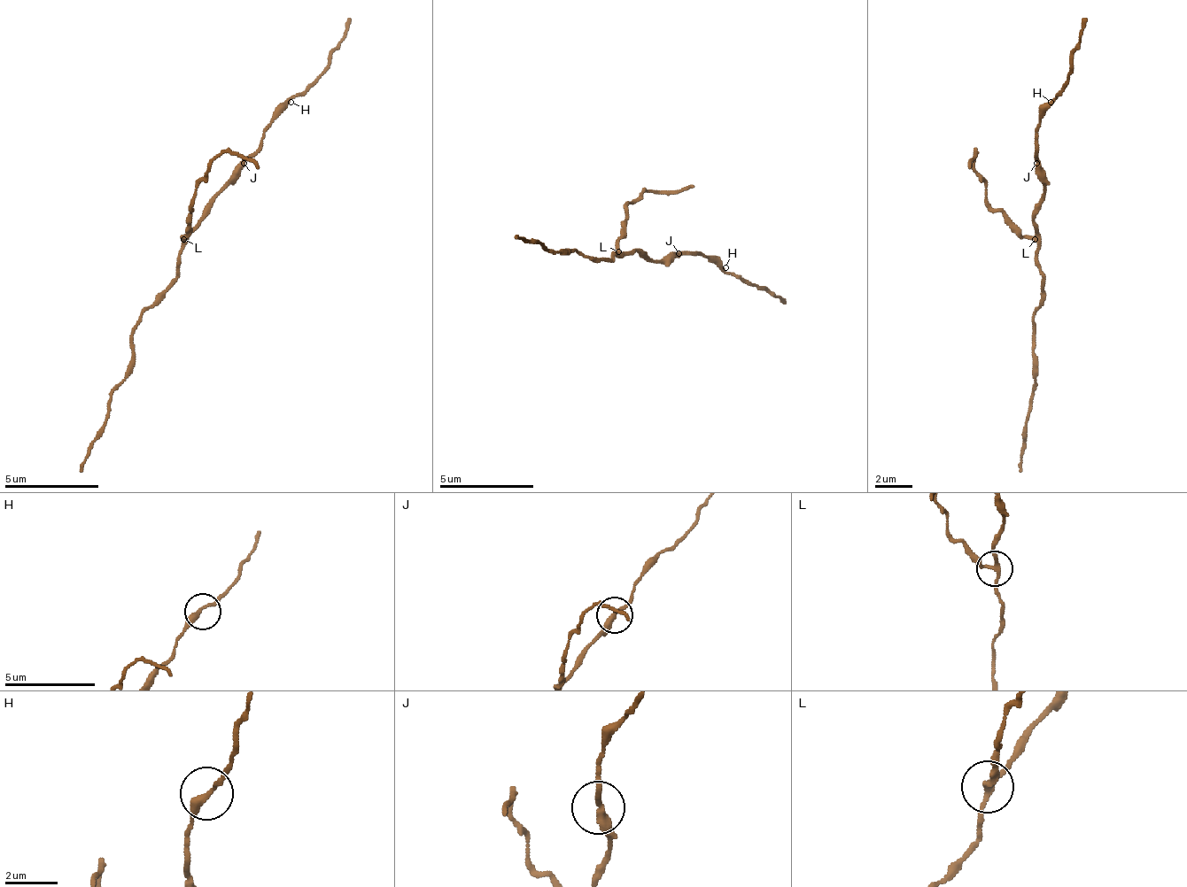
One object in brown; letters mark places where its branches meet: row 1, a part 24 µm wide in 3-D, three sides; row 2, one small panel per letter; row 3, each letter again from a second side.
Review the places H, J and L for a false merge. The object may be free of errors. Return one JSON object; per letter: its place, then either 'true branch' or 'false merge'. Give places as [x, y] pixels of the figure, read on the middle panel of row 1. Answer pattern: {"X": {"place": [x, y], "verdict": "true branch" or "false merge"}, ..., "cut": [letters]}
{"H": {"place": [725, 267], "verdict": "true branch"}, "J": {"place": [678, 253], "verdict": "true branch"}, "L": {"place": [618, 251], "verdict": "false merge"}, "cut": ["L"]}

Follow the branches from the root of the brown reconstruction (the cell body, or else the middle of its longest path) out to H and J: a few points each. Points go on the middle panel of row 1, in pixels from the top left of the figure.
H: (626, 253), (640, 253), (650, 262), (669, 262), (683, 253), (702, 253), (707, 258), (716, 258), (725, 267)
J: (626, 253), (640, 253), (650, 262), (669, 262), (678, 253)

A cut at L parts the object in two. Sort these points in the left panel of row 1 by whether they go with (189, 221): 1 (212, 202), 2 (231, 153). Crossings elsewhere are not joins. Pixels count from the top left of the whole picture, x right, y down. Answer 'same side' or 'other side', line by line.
1: other side
2: same side

